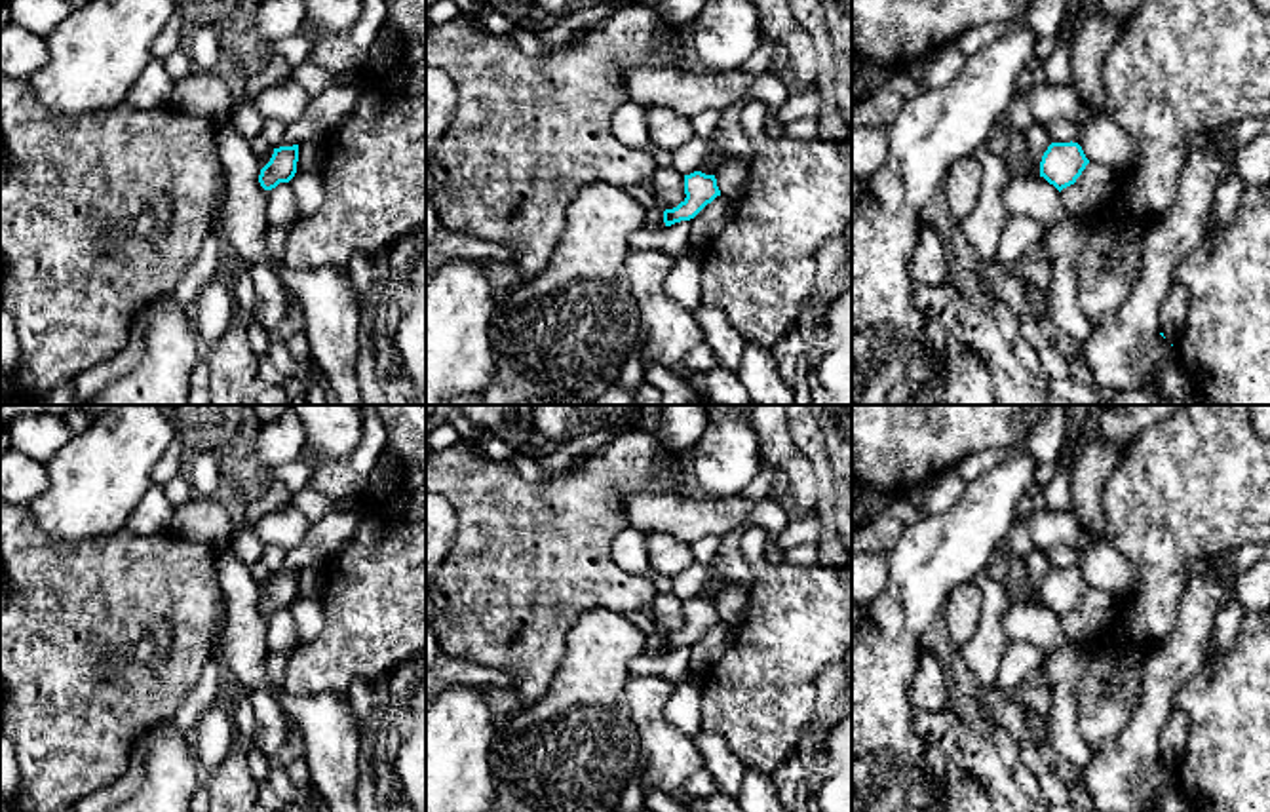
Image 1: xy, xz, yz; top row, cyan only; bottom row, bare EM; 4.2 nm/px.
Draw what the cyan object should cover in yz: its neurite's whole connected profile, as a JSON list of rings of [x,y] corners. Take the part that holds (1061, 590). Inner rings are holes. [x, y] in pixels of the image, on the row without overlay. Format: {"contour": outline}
{"contour": [[[1051,569],[1040,588],[1040,603],[1059,618],[1076,609],[1089,586],[1078,569]]]}

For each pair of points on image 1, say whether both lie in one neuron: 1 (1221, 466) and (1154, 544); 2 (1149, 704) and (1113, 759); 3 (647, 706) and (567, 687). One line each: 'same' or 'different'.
1: same
2: same
3: different

